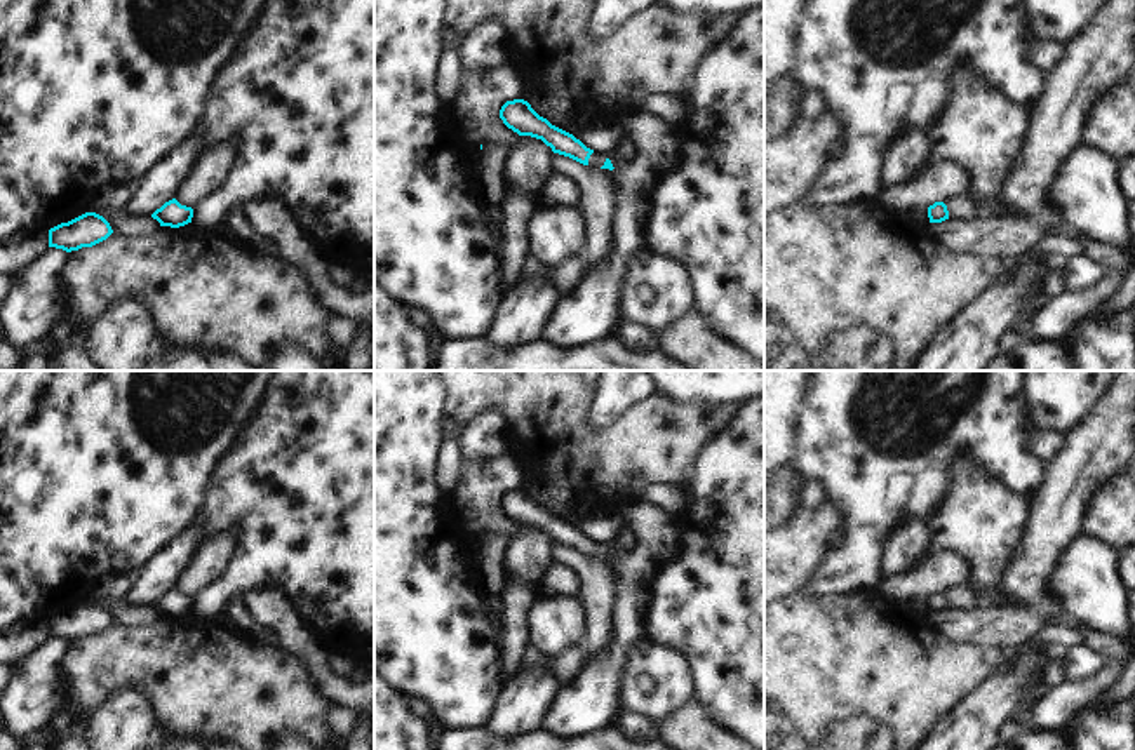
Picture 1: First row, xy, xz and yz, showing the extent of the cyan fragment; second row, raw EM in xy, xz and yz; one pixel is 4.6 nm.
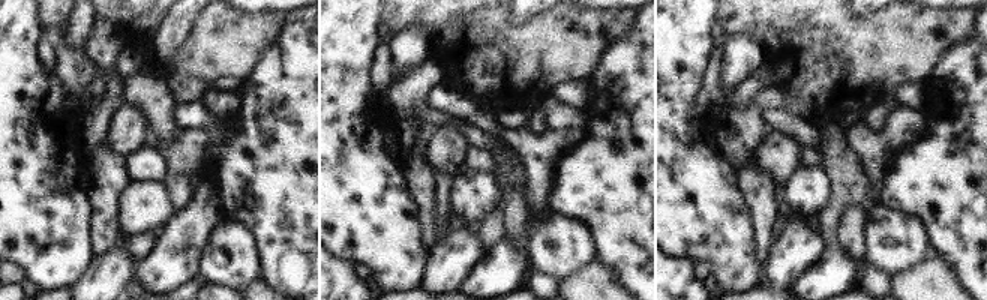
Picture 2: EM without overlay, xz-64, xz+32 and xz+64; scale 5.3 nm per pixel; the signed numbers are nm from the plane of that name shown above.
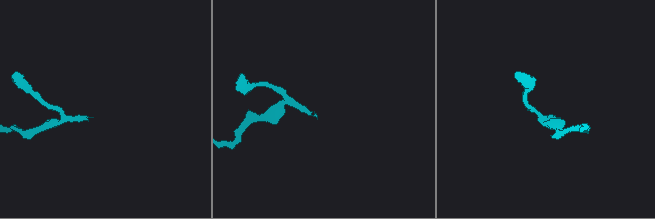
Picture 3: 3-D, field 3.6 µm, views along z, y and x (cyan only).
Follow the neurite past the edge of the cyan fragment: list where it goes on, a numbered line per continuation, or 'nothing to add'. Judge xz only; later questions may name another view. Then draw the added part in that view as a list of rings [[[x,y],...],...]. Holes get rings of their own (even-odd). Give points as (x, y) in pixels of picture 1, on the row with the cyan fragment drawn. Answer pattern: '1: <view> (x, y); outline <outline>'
1: xz (591, 312); outline [[[642,108],[627,113],[620,127],[637,148],[635,157],[616,167],[606,151],[594,151],[588,165],[613,164],[616,205],[613,214],[611,251],[601,263],[588,263],[583,278],[562,296],[541,339],[561,348],[578,348],[608,339],[623,322],[620,287],[628,259],[646,249],[642,228],[648,218],[648,191],[655,177],[679,158],[675,127]]]

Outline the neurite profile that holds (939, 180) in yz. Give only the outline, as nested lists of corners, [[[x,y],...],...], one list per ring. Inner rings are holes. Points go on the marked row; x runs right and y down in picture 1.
[[[930,157],[926,165],[900,184],[883,188],[879,202],[895,211],[928,209],[935,202],[949,200],[968,193],[970,177],[956,164]]]

